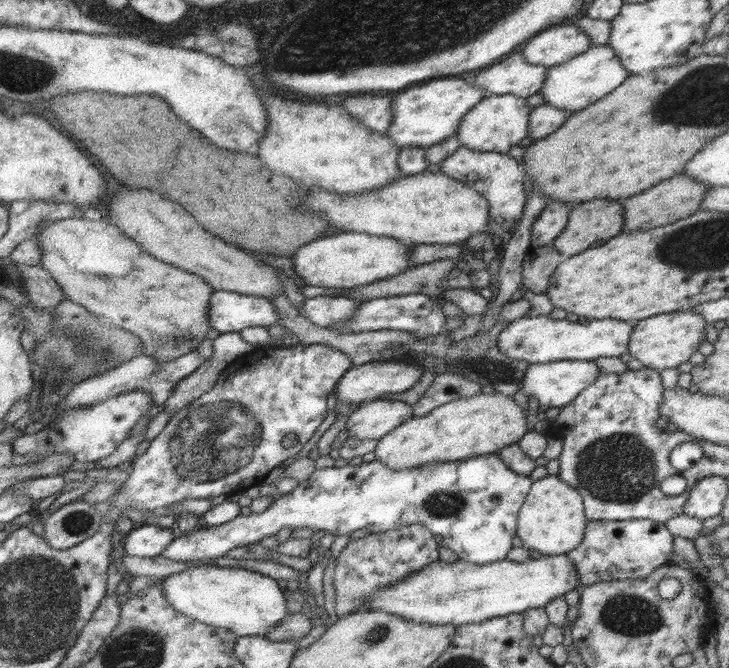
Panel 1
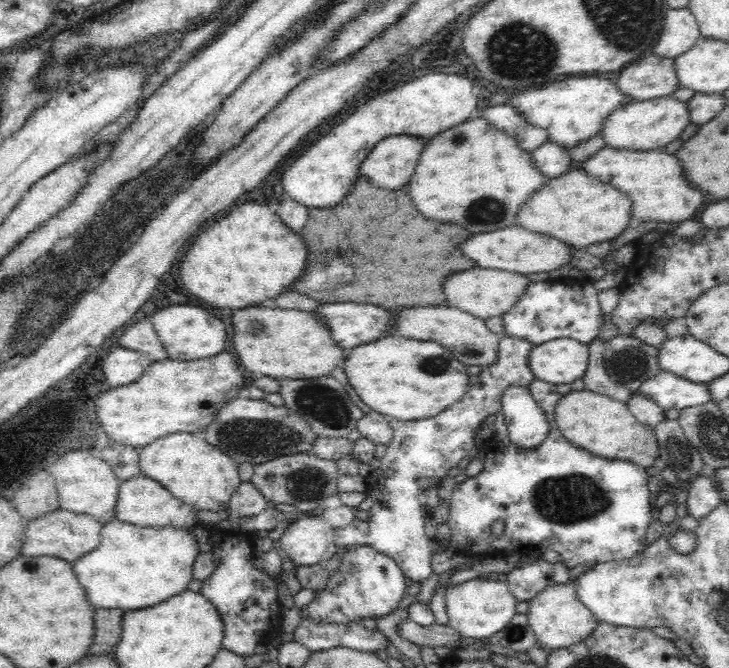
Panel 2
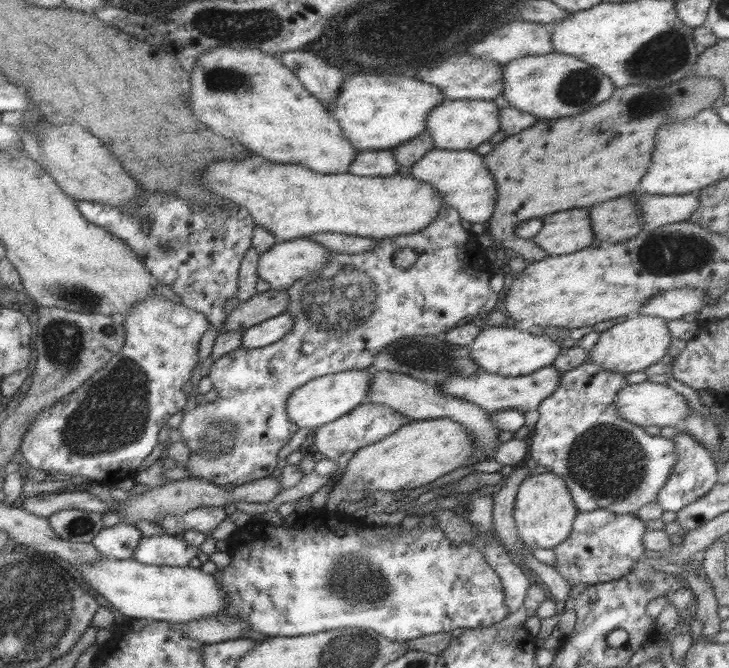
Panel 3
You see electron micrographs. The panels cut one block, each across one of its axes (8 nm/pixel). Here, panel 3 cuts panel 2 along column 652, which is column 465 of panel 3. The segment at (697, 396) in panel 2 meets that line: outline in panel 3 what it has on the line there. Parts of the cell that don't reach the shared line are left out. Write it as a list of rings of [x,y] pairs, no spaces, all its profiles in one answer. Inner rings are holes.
[[[552,365],[523,376],[501,376],[479,370],[476,374],[469,376],[449,375],[444,383],[433,385],[449,396],[477,404],[485,412],[494,413],[498,410],[517,409],[523,411],[528,417],[532,417],[538,404],[555,390],[560,374],[561,371],[553,368]]]

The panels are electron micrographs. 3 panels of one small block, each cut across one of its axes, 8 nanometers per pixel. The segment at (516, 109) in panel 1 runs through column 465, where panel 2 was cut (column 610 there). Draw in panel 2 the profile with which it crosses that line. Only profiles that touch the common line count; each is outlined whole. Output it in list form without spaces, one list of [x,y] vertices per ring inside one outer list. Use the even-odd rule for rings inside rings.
[[[672,96],[658,99],[633,100],[614,109],[604,120],[602,135],[605,146],[618,150],[648,151],[662,149],[668,142],[679,138],[682,130],[689,124],[689,114],[685,102]]]

